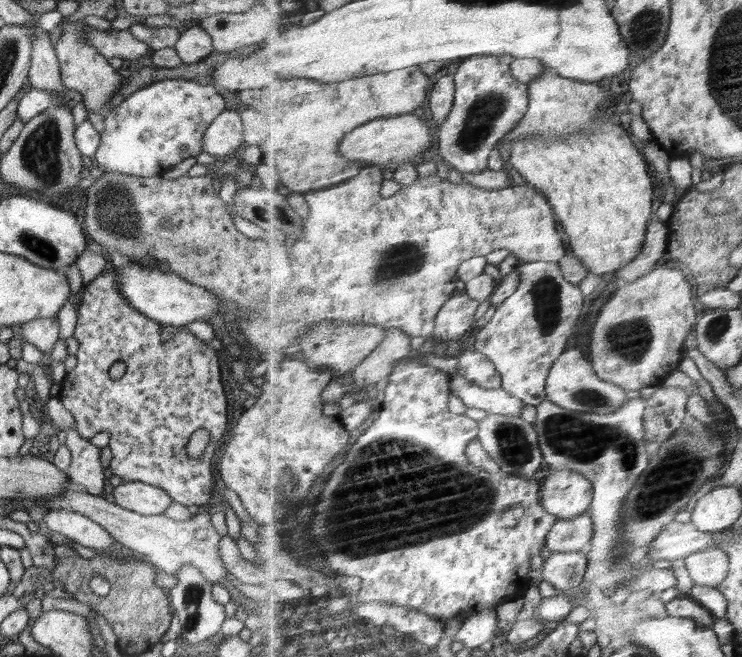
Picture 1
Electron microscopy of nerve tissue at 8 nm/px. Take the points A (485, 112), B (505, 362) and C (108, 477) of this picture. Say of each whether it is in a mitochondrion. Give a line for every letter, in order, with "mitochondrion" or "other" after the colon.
A: mitochondrion
B: other
C: other

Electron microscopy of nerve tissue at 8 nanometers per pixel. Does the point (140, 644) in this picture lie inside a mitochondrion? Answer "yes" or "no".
no

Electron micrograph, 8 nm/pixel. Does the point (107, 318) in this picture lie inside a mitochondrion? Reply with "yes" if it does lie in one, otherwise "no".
no

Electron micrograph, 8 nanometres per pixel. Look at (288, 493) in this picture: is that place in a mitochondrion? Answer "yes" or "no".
yes

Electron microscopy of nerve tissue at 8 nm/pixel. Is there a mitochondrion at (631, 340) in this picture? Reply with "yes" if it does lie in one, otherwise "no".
yes

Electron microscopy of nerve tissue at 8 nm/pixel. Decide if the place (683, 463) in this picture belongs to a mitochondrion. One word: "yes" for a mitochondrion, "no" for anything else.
yes

